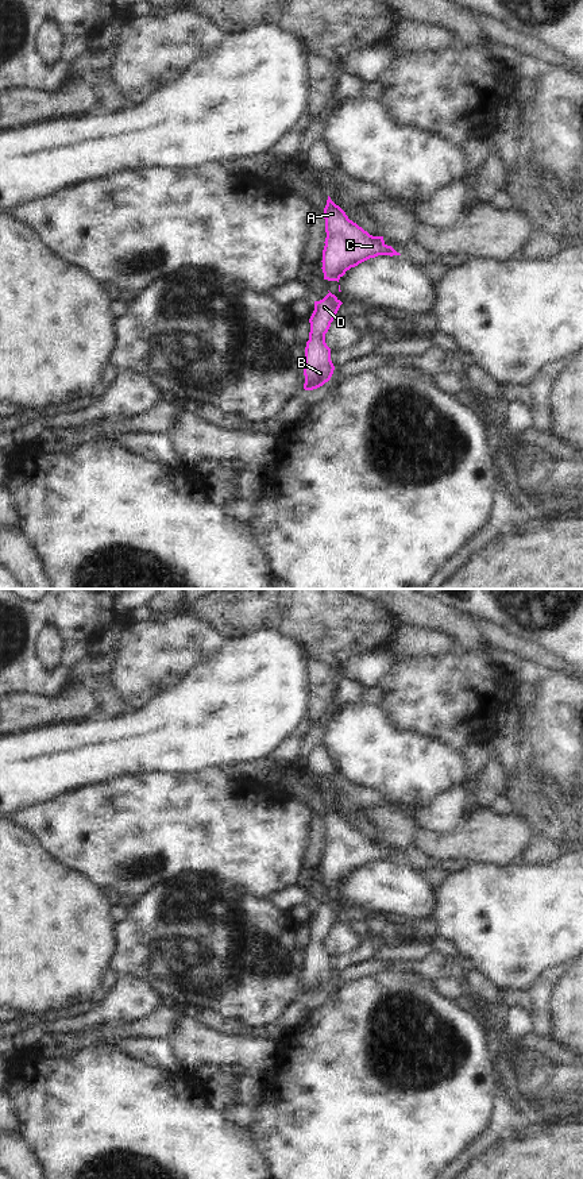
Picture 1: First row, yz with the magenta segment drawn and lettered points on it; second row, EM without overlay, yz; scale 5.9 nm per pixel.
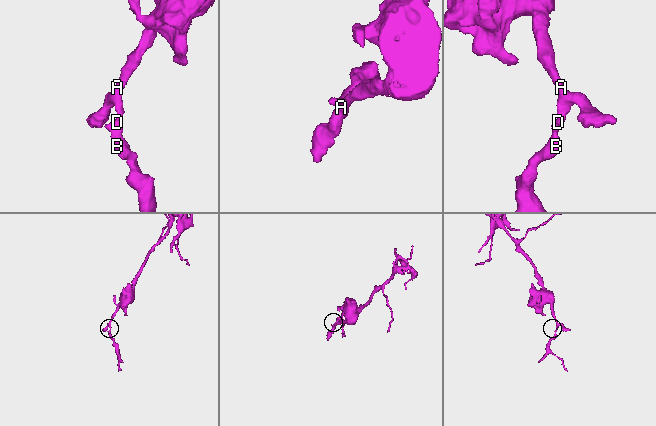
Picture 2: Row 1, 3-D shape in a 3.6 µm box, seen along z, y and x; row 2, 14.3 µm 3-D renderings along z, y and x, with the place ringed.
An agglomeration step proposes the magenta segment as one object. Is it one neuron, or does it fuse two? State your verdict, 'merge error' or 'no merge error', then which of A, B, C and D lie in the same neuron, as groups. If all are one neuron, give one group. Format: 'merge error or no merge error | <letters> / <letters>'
no merge error | A B C D

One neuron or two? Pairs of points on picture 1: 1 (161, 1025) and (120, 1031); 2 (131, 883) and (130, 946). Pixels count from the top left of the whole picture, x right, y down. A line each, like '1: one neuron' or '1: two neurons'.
1: one neuron
2: two neurons

